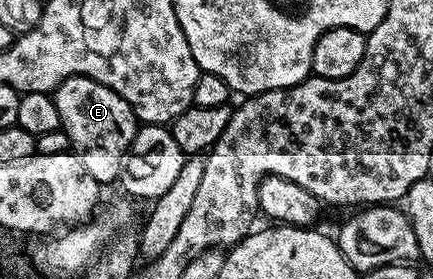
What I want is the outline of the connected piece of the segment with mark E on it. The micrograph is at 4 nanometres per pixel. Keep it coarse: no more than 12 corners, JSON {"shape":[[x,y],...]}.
{"shape":[[69,76],[53,93],[72,151],[107,186],[140,121],[116,90]]}

